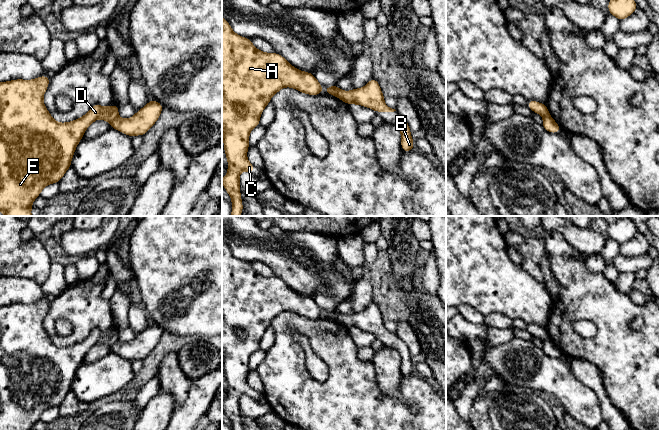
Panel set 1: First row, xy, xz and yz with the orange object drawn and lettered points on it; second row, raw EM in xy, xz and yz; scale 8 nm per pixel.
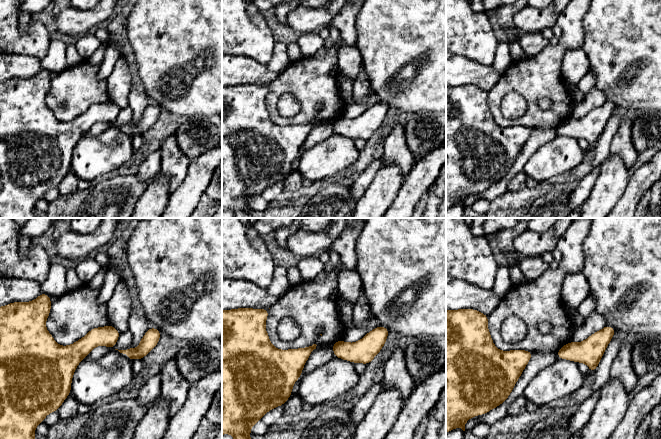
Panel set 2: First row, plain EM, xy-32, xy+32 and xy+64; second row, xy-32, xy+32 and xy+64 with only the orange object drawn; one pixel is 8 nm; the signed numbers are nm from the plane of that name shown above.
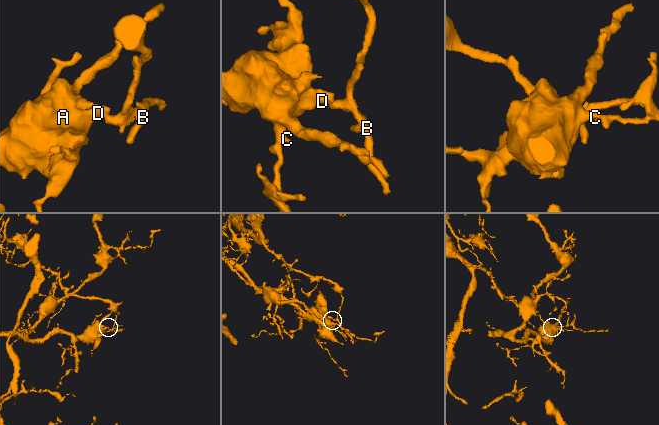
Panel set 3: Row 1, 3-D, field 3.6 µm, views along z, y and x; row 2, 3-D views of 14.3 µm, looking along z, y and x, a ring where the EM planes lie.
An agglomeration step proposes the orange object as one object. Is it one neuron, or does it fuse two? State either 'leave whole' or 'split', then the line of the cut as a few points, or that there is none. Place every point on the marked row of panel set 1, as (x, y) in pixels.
split; cut xy (117, 116), (110, 123)

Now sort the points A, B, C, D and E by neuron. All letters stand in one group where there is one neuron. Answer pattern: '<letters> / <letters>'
A C D E / B

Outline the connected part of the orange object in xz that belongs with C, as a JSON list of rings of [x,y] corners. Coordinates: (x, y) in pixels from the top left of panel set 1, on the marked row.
[[[222,16],[222,133],[228,161],[228,171],[222,184],[232,200],[231,216],[240,216],[243,212],[240,173],[246,170],[253,174],[256,169],[247,159],[249,133],[260,125],[260,116],[272,96],[284,87],[312,96],[320,95],[322,88],[313,73],[295,68],[279,53],[258,50],[251,39],[236,34]]]

